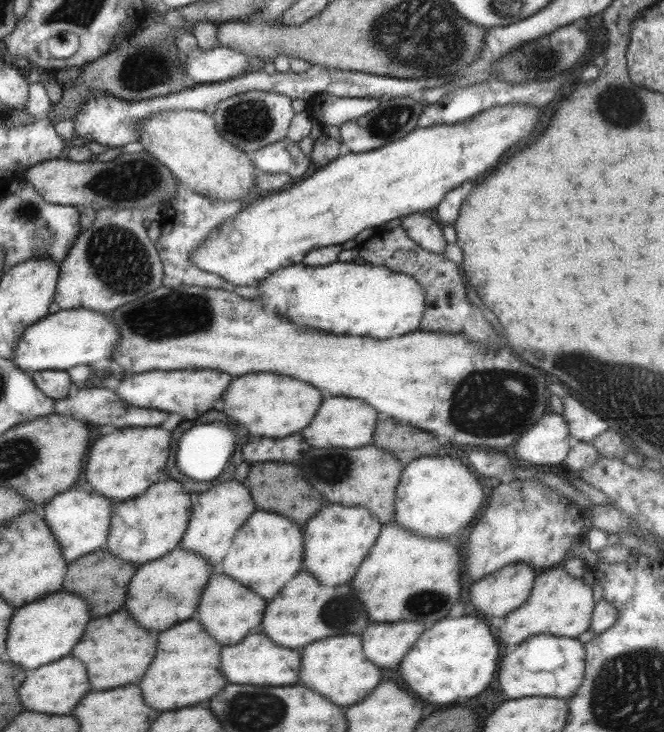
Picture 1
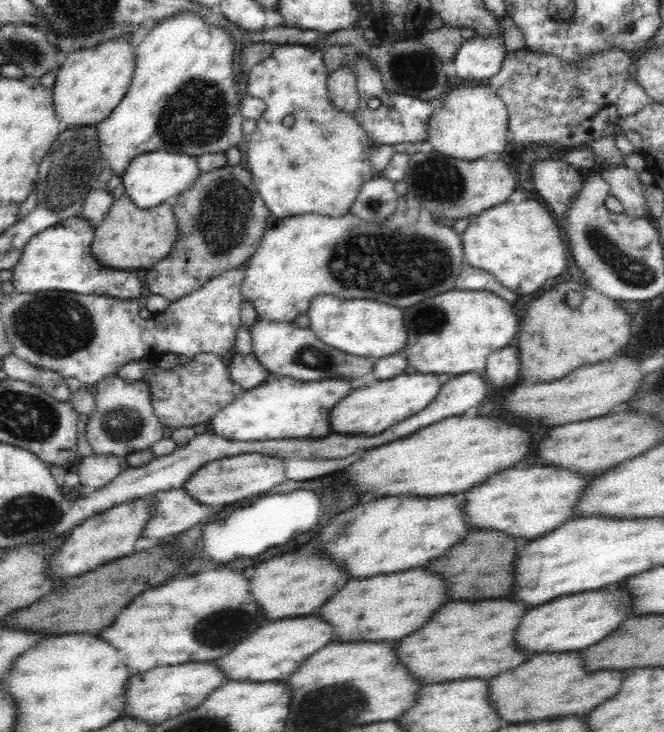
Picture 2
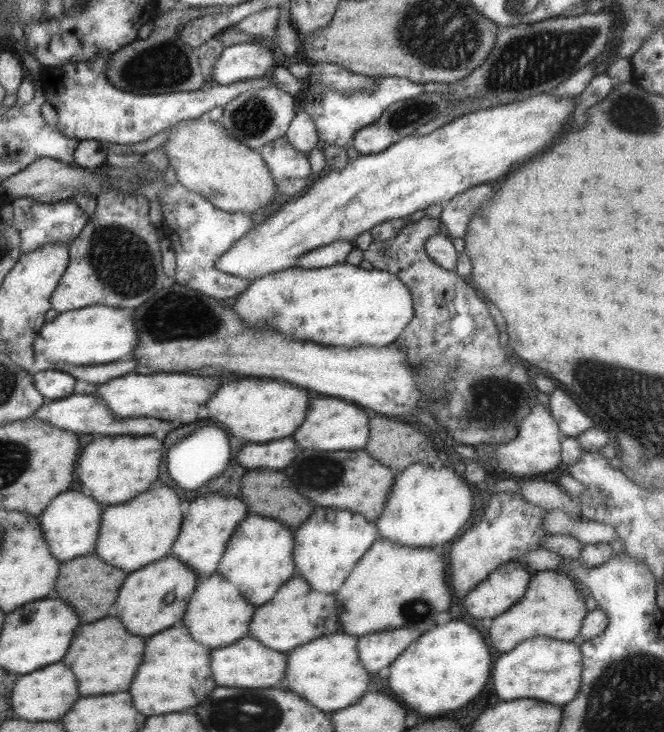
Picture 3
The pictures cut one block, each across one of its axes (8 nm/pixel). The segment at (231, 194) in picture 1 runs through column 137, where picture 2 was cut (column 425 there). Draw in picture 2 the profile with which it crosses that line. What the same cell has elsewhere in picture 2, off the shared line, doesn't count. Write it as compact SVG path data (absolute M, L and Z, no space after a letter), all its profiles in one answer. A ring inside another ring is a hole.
M486 86L450 88L435 102L427 120L425 141L433 151L458 160L476 160L488 152L502 152L507 144L507 110L504 103Z

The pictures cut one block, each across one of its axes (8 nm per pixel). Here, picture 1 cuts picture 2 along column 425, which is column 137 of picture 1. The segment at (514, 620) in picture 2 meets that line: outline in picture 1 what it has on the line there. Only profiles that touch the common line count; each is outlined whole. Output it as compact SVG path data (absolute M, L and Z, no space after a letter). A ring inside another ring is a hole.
M122 608L121 612L113 612L109 616L89 620L83 629L81 639L73 646L70 654L73 658L83 662L87 676L89 676L91 690L109 690L115 686L137 684L143 672L147 670L149 662L153 660L155 634L141 630L129 618L129 612Z

